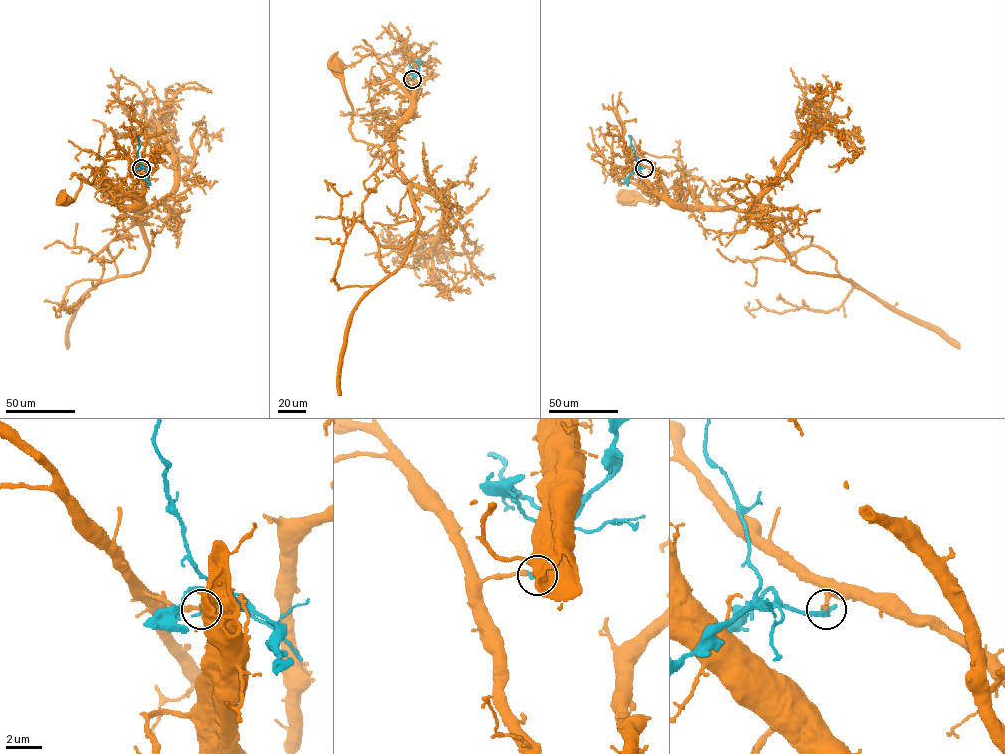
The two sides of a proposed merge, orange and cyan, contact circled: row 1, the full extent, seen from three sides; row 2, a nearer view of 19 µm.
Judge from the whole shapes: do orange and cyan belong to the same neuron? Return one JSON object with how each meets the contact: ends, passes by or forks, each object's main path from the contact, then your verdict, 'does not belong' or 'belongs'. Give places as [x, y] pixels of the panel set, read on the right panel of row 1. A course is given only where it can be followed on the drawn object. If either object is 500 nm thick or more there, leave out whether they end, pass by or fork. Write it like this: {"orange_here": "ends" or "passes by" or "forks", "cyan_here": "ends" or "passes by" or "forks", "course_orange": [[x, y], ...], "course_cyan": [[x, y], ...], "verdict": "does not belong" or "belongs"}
{"orange_here": "ends", "cyan_here": "ends", "course_orange": [[644, 168], [660, 177], [673, 202], [730, 208], [711, 195], [704, 181], [686, 175], [654, 201], [629, 197]], "course_cyan": [[644, 168], [639, 167], [629, 135]], "verdict": "does not belong"}

